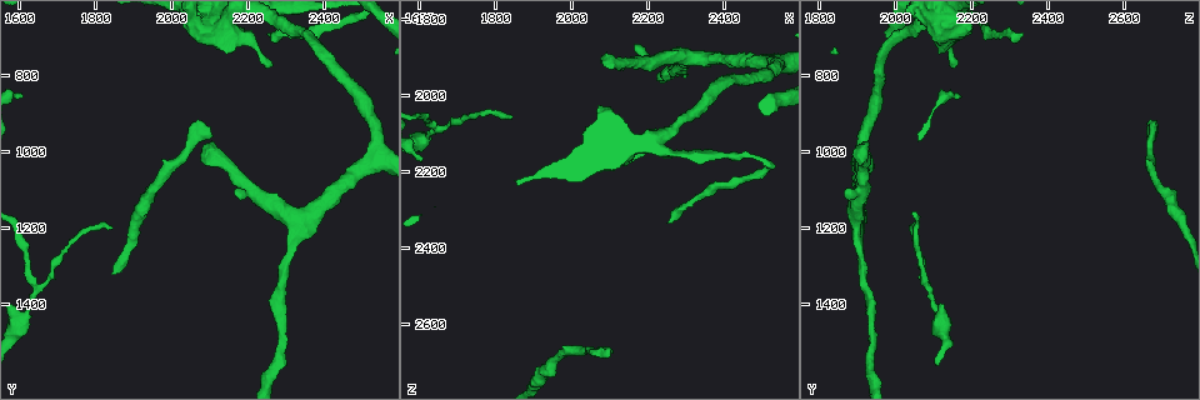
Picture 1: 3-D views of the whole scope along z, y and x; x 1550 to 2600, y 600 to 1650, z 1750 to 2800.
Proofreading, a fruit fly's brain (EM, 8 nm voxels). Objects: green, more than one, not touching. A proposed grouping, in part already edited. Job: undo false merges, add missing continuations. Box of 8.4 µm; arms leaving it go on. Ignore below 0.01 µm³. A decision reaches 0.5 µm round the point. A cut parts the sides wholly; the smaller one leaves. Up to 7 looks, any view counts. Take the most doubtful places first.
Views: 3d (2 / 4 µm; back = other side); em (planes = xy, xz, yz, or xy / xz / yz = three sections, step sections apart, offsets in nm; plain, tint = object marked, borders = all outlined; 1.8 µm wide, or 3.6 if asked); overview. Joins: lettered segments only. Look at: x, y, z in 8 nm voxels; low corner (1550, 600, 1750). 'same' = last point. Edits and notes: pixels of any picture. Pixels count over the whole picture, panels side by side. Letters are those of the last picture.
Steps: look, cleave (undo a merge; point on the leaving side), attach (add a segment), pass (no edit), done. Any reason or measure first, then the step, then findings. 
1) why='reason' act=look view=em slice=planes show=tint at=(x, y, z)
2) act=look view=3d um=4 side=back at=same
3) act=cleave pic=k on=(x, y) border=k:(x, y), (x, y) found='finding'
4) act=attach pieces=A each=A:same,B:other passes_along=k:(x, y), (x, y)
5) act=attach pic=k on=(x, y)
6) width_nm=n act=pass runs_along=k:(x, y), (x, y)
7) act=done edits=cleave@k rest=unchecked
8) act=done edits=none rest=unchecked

why='free end' act=look view=em slice=planes show=borders at=(2105, 945, 2660)

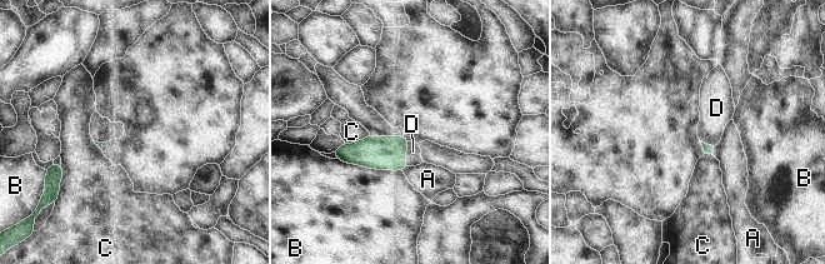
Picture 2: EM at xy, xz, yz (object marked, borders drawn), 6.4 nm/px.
longest_contact=B:420nm act=attach pieces=D each=A:other,B:other,C:other,D:same found='it goes on there'

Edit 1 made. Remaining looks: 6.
why='redraw' act=look view=overview

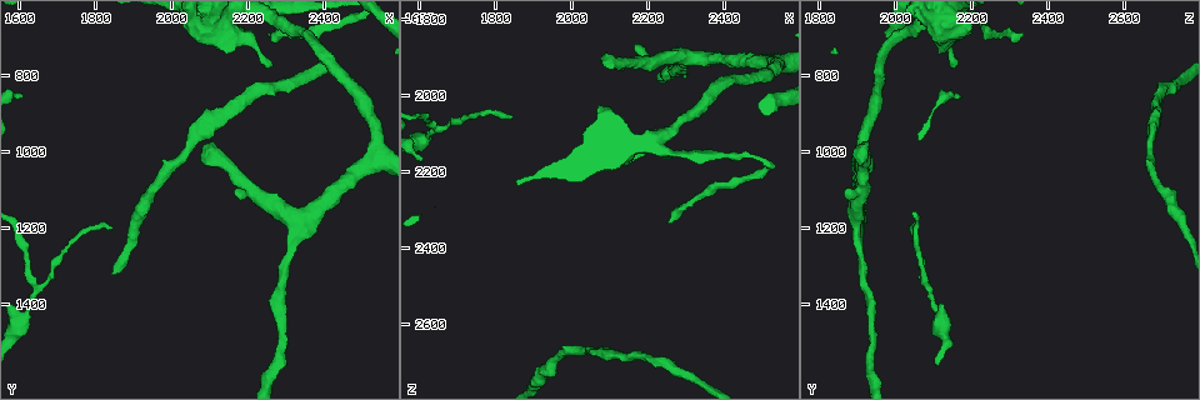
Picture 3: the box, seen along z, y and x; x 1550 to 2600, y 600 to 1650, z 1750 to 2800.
why='branch stops here' act=look view=3d um=4 at=(2090, 995, 1890)

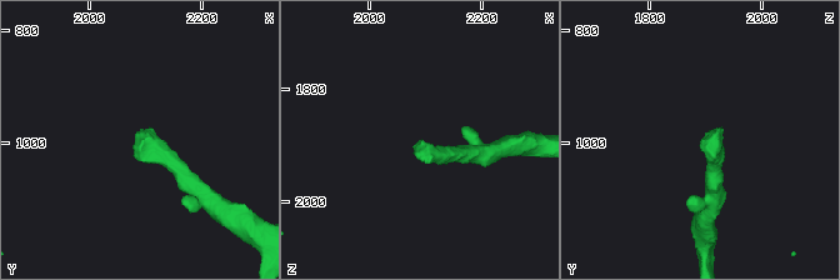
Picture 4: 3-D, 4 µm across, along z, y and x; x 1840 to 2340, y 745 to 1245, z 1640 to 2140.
why='need the tissue' act=look view=em slice=xy step=16 show=tint at=(2095, 995, 1890)

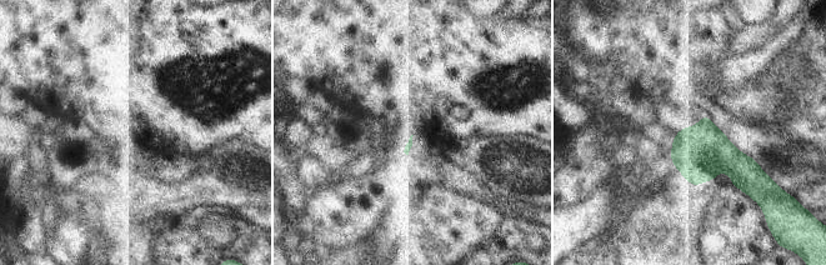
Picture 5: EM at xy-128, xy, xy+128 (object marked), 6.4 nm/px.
why='cut it another way' act=look view=em slice=xz step=16 show=borders at=same

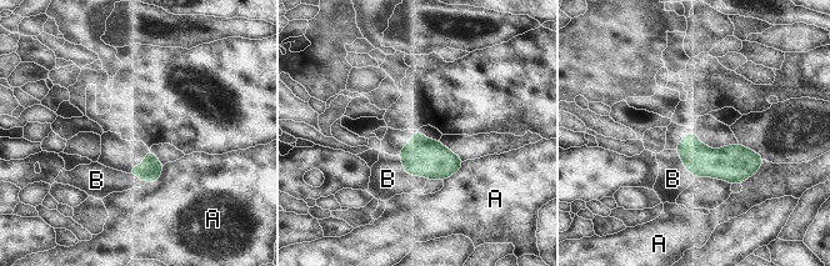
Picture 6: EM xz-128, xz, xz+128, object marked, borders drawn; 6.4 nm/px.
act=attach pieces=B each=A:other,B:same passes_along=6:(420, 156), (409, 174), (388, 179) found='it goes on there'

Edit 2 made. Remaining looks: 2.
why='tapers out' act=look view=em slice=xz step=16 show=borders at=(2250, 690, 2330)

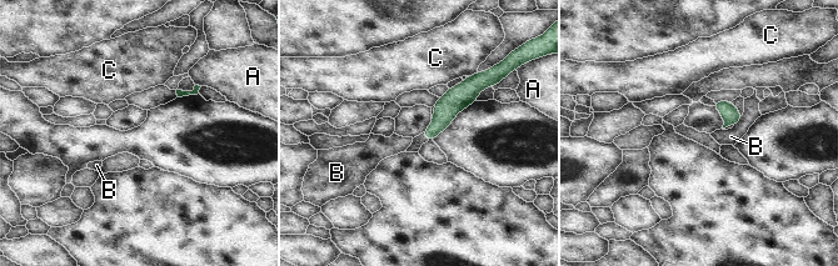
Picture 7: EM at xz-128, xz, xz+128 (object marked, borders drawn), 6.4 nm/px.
act=pass each=A:other,B:other,C:other border=7:(742, 115), (734, 125) found='none of them fits'

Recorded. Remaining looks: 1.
act=done edits=attach@2,attach@6 rest=unchecked

